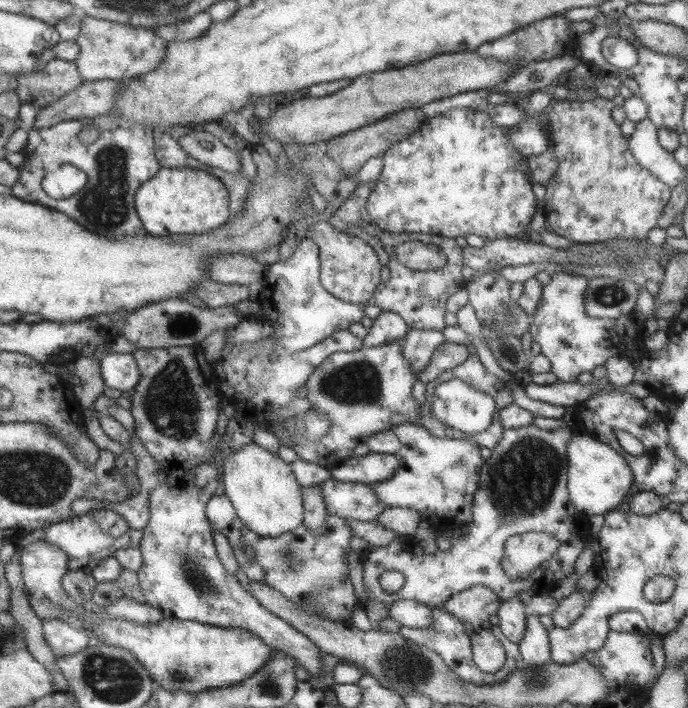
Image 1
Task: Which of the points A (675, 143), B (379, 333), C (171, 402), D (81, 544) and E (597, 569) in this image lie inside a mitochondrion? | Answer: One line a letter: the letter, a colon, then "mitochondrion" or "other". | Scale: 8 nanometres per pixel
A: other
B: other
C: mitochondrion
D: other
E: other

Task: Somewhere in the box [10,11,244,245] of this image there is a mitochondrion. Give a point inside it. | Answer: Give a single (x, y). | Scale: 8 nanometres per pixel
(104, 205)

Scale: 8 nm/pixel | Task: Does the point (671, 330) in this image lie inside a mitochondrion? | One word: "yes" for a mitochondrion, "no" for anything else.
no

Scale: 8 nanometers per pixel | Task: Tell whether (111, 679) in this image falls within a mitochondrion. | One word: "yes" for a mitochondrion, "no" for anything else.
yes

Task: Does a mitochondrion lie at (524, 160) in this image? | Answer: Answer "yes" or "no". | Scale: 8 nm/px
no

